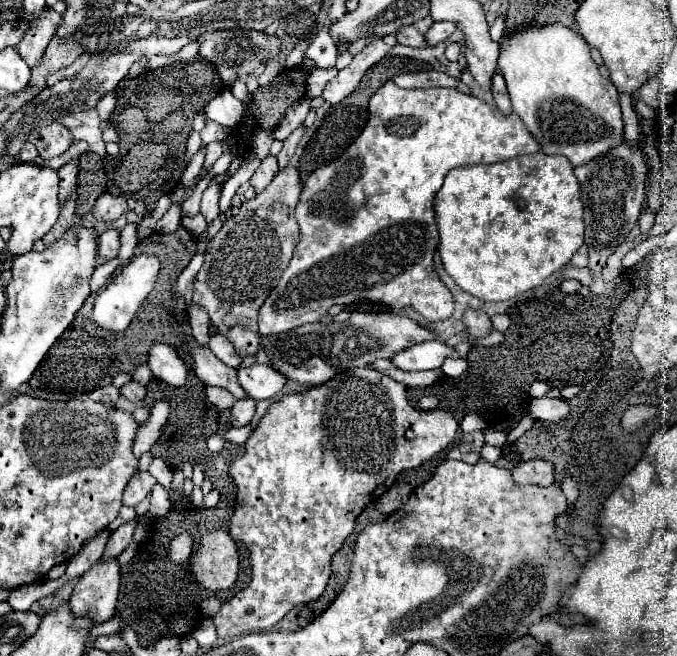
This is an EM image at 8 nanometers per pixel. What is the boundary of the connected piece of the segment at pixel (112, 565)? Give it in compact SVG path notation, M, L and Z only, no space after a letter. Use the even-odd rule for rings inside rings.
M117 559L99 561L73 587L67 601L73 617L87 617L93 625L107 623L117 605L119 565Z

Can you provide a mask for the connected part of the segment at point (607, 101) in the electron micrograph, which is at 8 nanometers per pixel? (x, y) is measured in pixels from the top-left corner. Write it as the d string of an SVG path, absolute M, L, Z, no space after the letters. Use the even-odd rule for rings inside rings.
M545 25L523 29L523 33L507 35L499 49L499 69L507 81L513 113L521 117L529 133L547 155L565 155L575 167L585 165L597 157L607 155L613 147L621 145L623 119L619 109L619 93L615 85L599 73L599 67L589 55L589 45L565 25Z

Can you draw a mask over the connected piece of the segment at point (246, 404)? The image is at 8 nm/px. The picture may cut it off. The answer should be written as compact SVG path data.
M245 397L243 401L237 401L231 409L231 425L233 427L241 427L241 425L247 425L255 415L255 401L251 397Z

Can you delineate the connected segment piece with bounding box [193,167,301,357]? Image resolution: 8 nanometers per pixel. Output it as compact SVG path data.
M295 167L281 169L263 191L243 201L243 205L223 221L221 231L207 243L205 261L193 283L193 303L207 311L211 325L235 345L239 357L257 353L257 311L287 269L299 241L299 225L295 221L299 193L299 171Z

